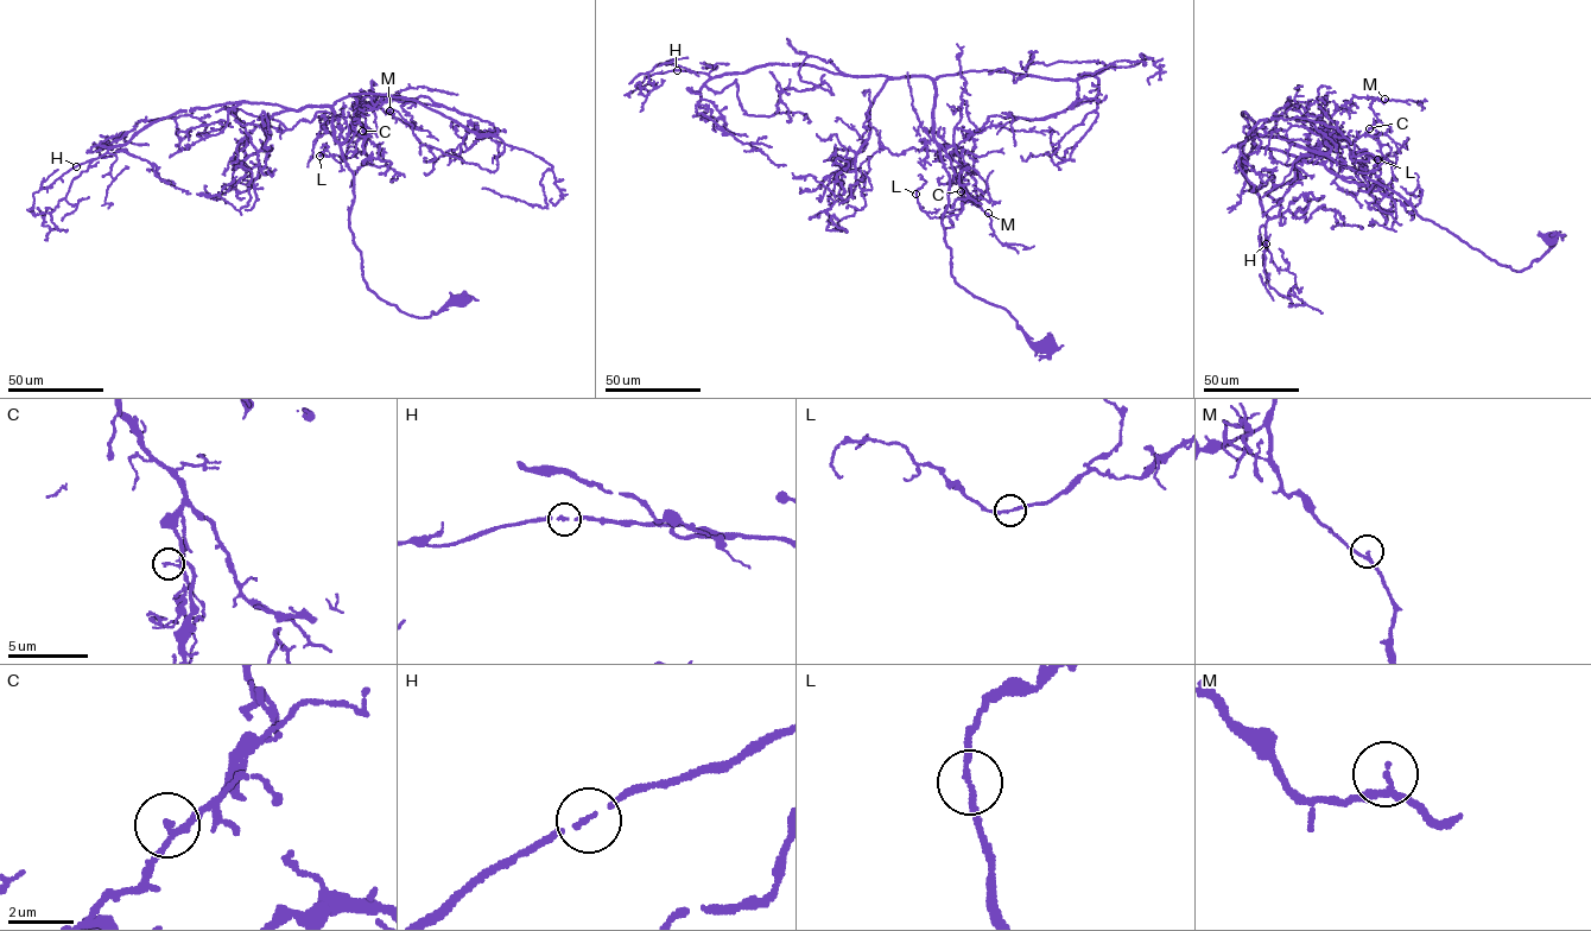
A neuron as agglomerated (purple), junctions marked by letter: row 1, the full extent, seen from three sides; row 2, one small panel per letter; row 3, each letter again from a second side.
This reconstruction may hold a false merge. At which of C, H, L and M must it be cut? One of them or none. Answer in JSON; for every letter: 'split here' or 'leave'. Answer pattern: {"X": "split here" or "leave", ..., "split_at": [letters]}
{"C": "leave", "H": "leave", "L": "leave", "M": "leave", "split_at": []}

